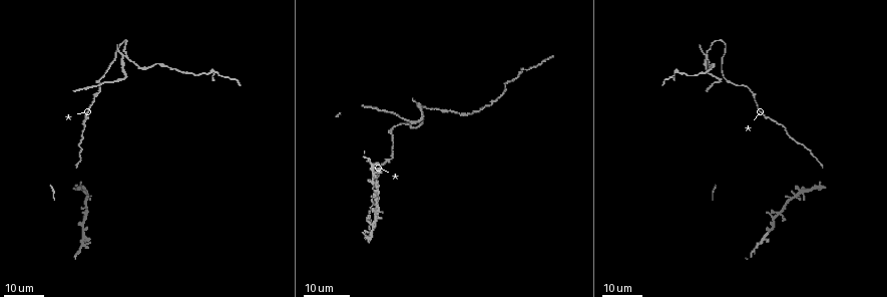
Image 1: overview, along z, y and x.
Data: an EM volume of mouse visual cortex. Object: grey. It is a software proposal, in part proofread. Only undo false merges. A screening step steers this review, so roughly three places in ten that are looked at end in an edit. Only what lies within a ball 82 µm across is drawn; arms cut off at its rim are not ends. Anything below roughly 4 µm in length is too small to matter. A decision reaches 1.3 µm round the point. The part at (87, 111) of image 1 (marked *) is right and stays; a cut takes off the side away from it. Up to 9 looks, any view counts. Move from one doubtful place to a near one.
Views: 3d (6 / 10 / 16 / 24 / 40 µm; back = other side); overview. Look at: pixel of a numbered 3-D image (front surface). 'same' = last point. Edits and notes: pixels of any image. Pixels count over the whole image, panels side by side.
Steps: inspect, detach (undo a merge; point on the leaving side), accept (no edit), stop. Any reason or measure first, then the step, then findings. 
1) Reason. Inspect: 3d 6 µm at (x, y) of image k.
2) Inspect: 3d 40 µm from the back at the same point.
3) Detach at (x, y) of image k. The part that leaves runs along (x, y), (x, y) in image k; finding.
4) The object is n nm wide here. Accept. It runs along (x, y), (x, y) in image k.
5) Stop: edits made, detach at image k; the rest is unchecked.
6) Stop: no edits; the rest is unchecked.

A narrow waist. Inspect: 3d 24 µm at (505, 86) of image 1.

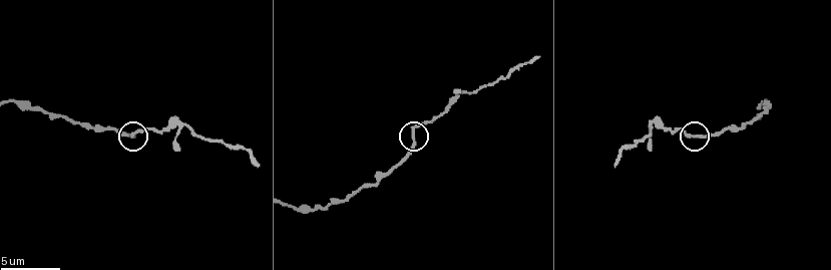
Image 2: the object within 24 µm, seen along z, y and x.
Inspect: 3d 10 µm at (693, 137) of image 2.

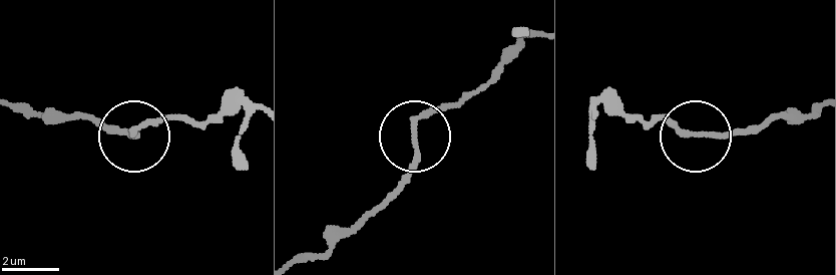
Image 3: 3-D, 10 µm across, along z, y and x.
Detach at (132, 133) of image 3. The part that leaves runs along (727, 134), (592, 113) in image 3; two neurons meet here.

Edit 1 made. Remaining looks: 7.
Four-way junction. Inspect: 3d 24 µm at (378, 190) of image 1.

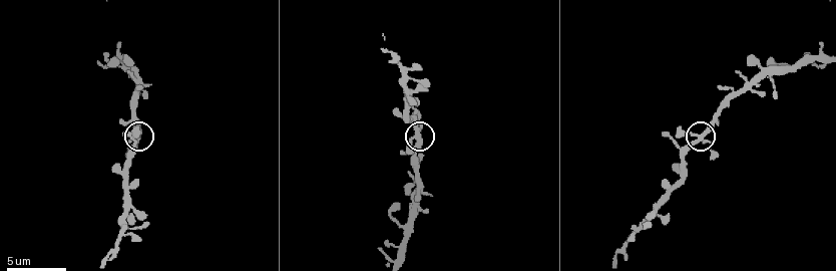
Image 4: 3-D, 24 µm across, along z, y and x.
Inspect: 3d 6 µm at (420, 137) of image 4.

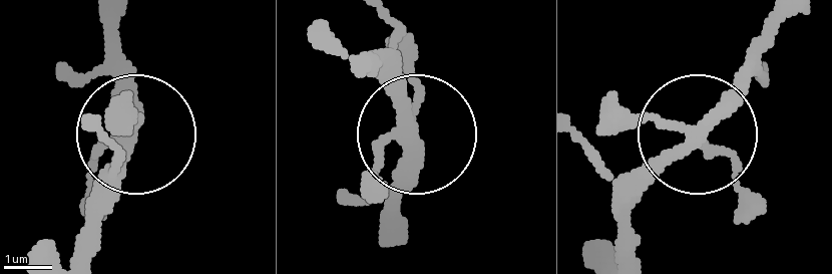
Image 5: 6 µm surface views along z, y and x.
4 arms meet here. Accept. All the same neuron.

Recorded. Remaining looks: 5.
Four arms meet. Inspect: 3d 24 µm at (707, 56) of image 1.

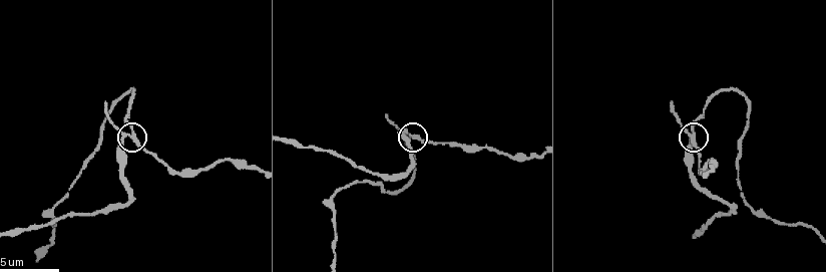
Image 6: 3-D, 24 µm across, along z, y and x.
Inspect: 3d 10 µm at (412, 134) of image 6.

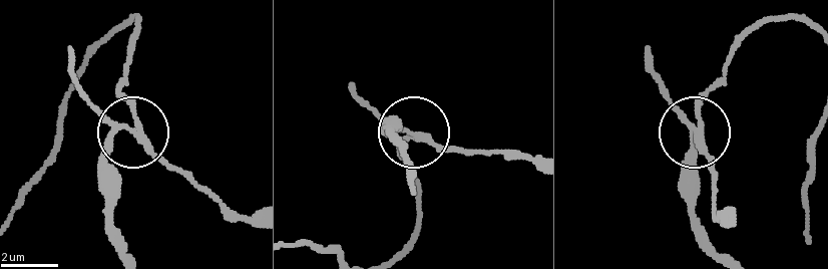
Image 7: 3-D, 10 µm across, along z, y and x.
The object is 190 nm wide here. Detach at (102, 114) of image 7. The part that leaves runs along (133, 133), (116, 133), (107, 163), (107, 227), (128, 256) in image 7; two neurons meet here.

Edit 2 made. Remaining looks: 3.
Inspect: overview.

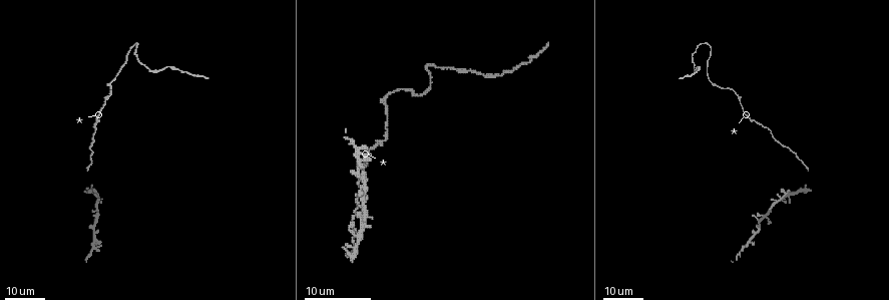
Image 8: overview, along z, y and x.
Sudden change in width. Inspect: 3d 16 µm at (194, 74) of image 8.

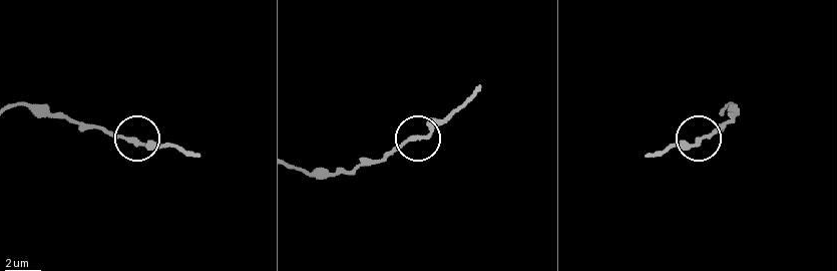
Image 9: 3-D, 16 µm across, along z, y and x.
Inspect: 3d 10 µm at (699, 137) of image 9.

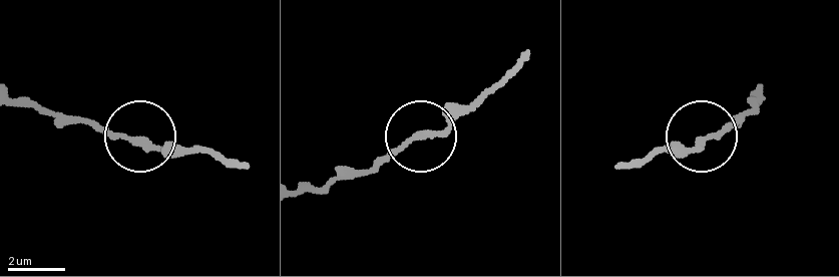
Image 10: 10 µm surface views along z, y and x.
The object is 230 nm wide here. Accept. One neuron here.

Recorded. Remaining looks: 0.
Stop: edits made, detach at image 3, detach at image 7; the rest is unchecked.

